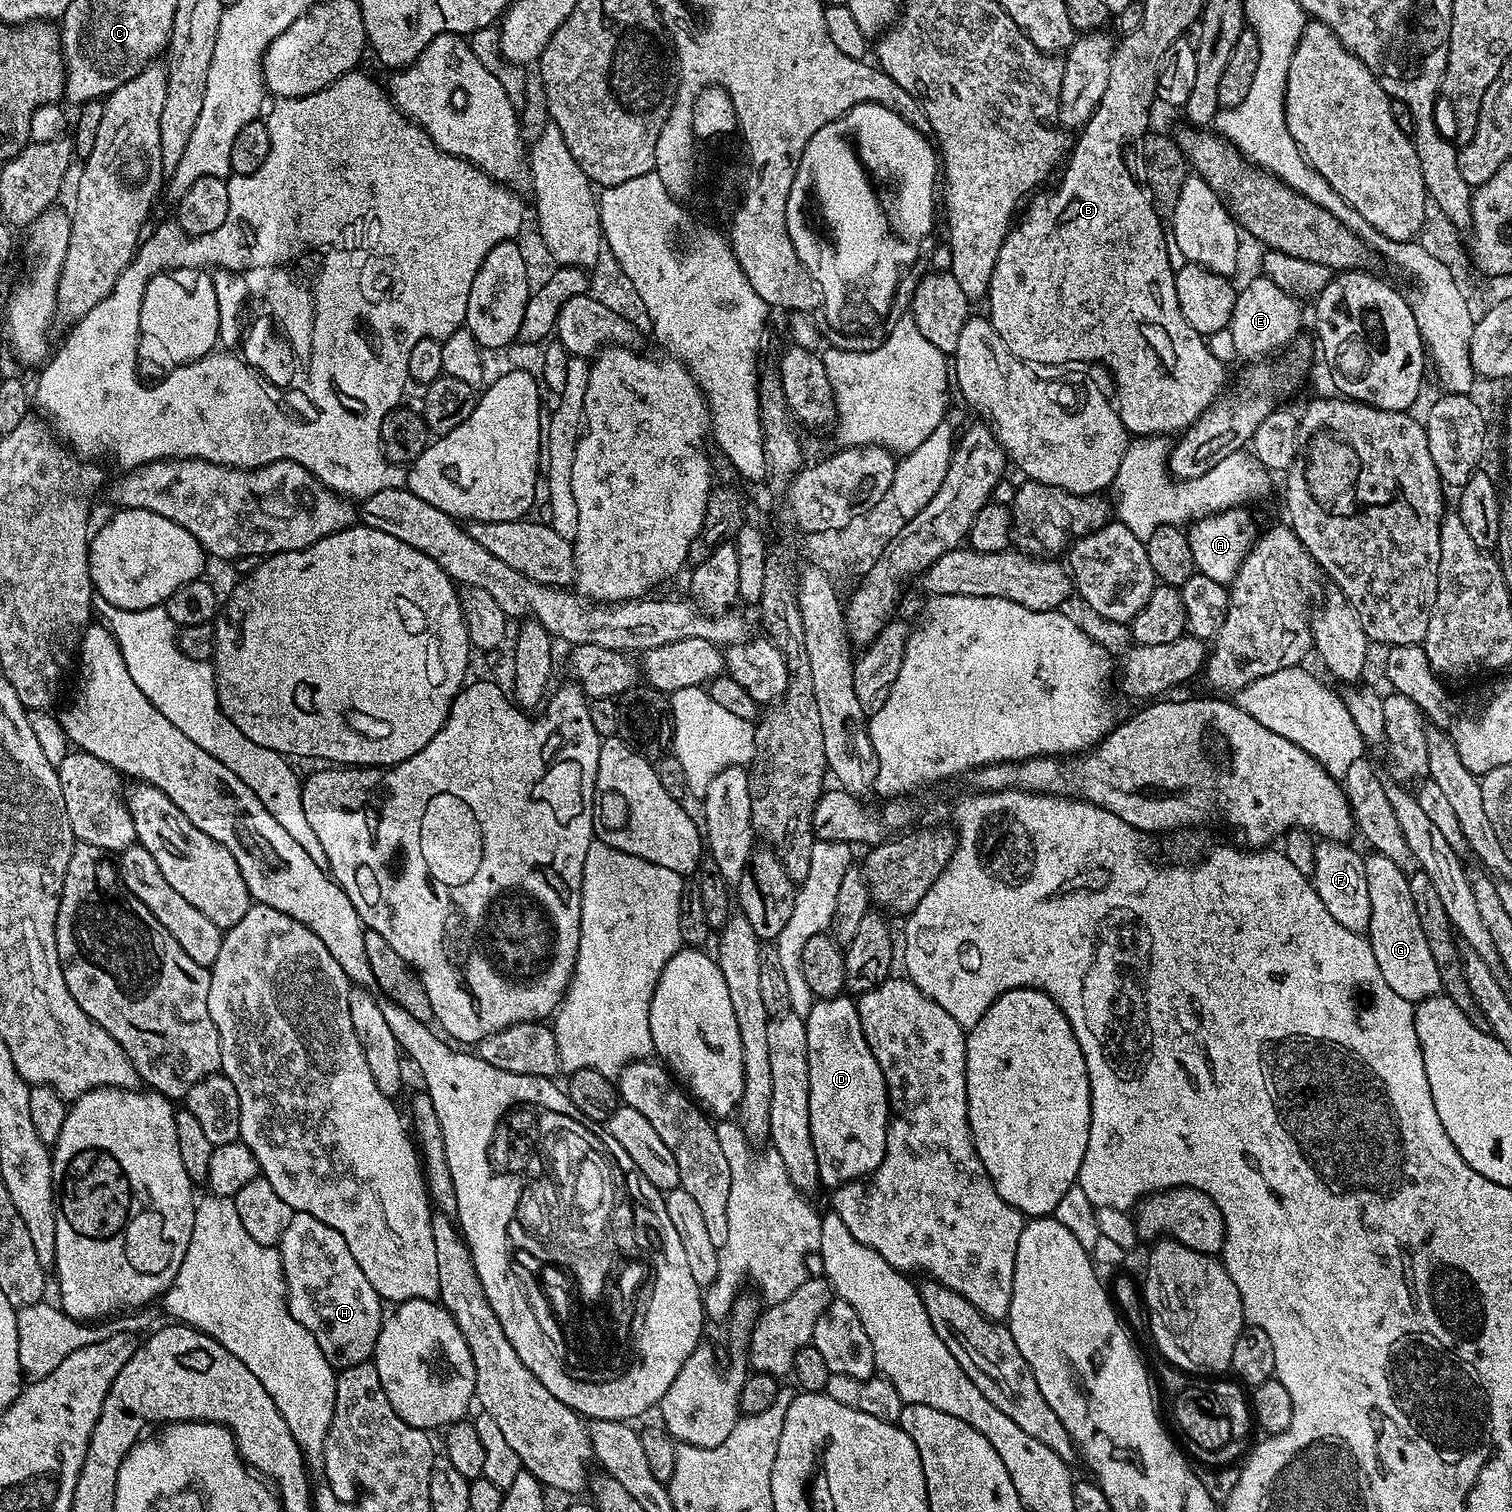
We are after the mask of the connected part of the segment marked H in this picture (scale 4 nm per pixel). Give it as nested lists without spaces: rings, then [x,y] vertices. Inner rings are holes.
[[[293,1212],[278,1251],[288,1287],[290,1314],[314,1334],[314,1342],[322,1346],[322,1354],[337,1369],[369,1363],[380,1333],[382,1301],[366,1274],[362,1274],[362,1266],[354,1262],[346,1238],[310,1214]]]

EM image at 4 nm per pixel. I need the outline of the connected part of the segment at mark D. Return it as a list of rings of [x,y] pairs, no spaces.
[[[851,995],[825,996],[813,1003],[810,1014],[804,1017],[806,1046],[808,1047],[808,1073],[810,1074],[810,1138],[818,1158],[821,1185],[835,1190],[852,1180],[867,1178],[876,1171],[886,1154],[886,1134],[890,1119],[888,1087],[878,1066],[878,1058],[862,1034],[856,1000]]]

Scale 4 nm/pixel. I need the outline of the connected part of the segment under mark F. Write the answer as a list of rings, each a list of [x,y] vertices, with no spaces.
[[[1327,838],[1319,841],[1315,848],[1315,866],[1310,878],[1315,886],[1315,892],[1322,899],[1323,906],[1341,923],[1342,928],[1362,934],[1367,931],[1370,922],[1370,892],[1367,889],[1363,855],[1348,846],[1350,845],[1343,841]]]

